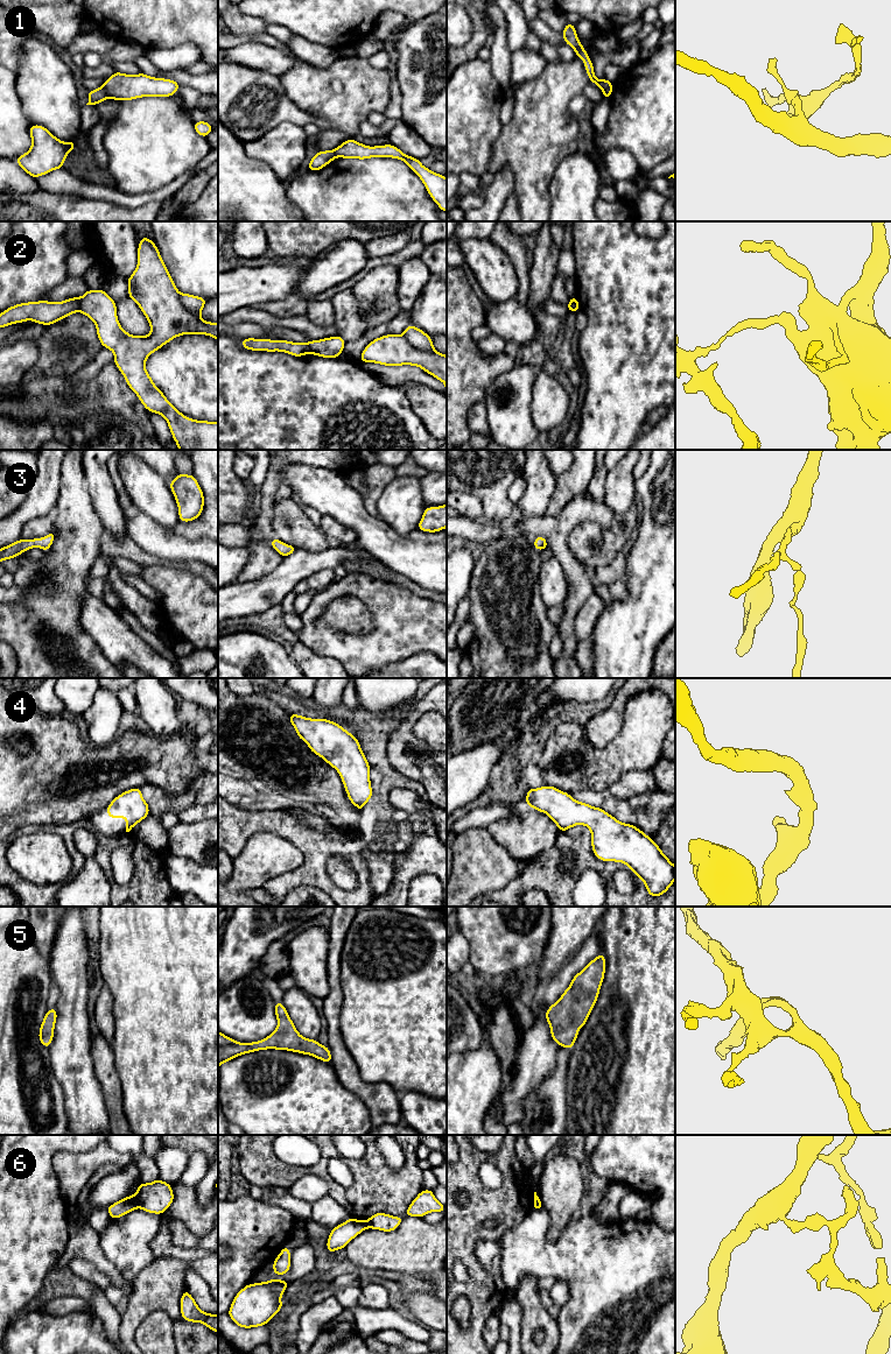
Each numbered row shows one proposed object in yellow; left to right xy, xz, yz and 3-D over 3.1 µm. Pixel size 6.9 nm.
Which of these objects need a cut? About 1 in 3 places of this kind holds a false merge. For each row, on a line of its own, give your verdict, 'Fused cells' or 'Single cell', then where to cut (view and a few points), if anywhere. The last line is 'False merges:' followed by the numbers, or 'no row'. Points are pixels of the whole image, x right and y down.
1: Fused cells. Split along xy (102, 86), (107, 97)
2: Fused cells. Split along xy (78, 297), (79, 310)
3: Single cell. No split
4: Single cell. No split
5: Single cell. No split
6: Fused cells. Split along xy (134, 1196), (139, 1206)
False merges: 1, 2, 6

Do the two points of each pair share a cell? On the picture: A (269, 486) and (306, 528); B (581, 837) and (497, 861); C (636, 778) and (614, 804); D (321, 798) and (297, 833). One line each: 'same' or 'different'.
A: different
B: different
C: different
D: different

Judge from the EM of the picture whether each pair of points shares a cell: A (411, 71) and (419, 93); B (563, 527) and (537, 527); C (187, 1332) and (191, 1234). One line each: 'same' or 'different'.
A: same
B: same
C: same

